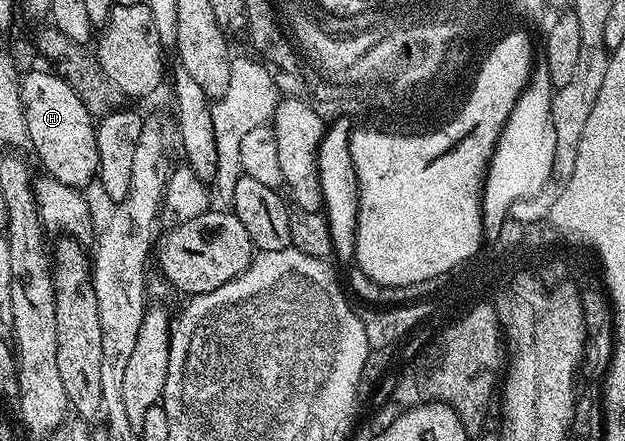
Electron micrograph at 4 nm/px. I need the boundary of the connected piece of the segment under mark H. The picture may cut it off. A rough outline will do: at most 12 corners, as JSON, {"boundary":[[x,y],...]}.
{"boundary":[[50,70],[22,76],[31,147],[76,189],[99,170],[96,124]]}

